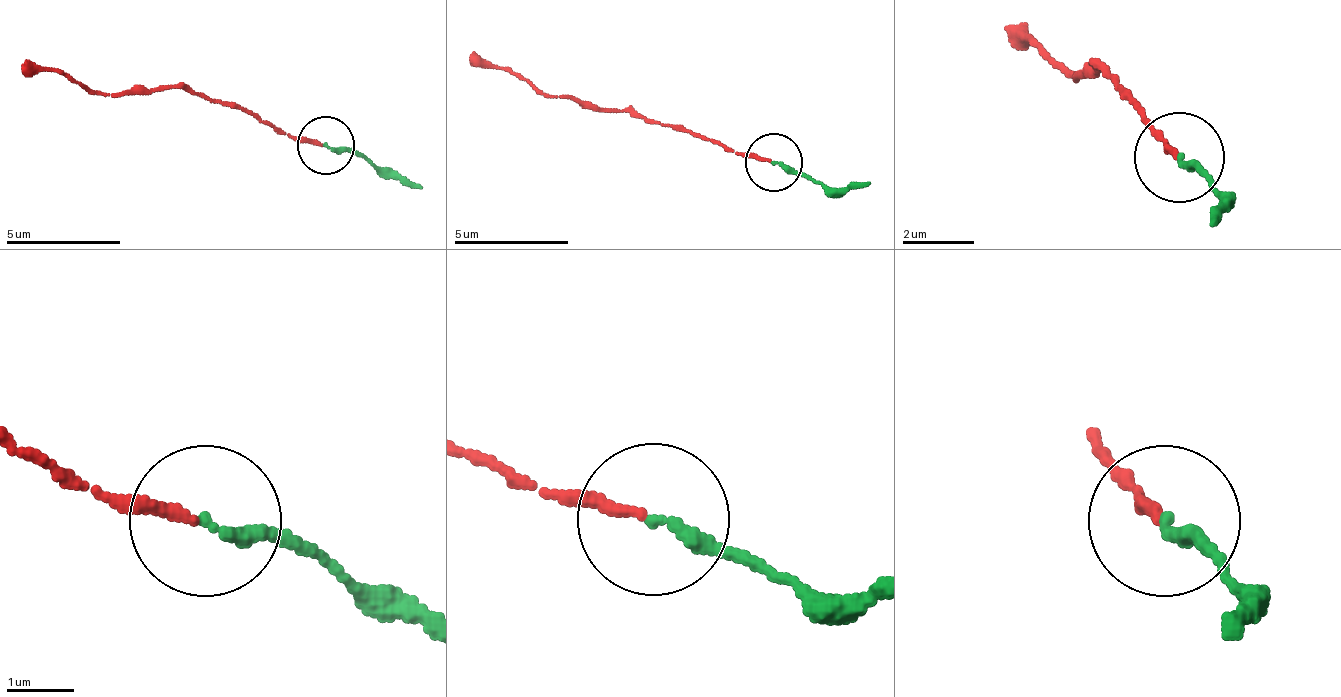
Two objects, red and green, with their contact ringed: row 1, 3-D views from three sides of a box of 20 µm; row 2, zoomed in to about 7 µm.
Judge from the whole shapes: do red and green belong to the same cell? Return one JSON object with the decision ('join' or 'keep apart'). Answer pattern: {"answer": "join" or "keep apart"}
{"answer": "join"}

